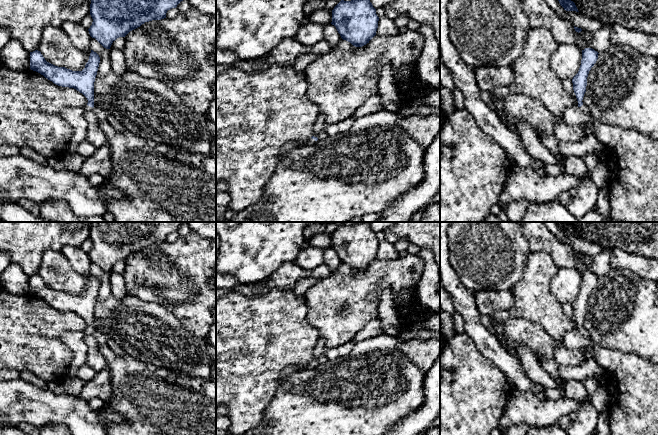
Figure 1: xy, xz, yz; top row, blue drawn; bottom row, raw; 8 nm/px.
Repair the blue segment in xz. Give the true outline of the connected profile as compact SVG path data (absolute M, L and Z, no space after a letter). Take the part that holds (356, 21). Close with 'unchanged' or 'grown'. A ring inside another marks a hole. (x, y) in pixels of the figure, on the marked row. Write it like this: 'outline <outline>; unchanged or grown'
outline M341 0L332 10L332 22L343 40L362 47L376 35L379 17L370 0Z; unchanged

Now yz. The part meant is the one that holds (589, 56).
outline M592 48L582 50L582 60L578 73L573 77L573 90L578 101L578 107L585 113L589 113L588 108L583 104L582 100L586 92L587 77L589 71L598 59L598 52Z; grown

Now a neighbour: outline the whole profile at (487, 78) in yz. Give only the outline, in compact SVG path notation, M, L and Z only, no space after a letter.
M511 66L479 67L475 68L475 79L481 91L492 90L511 85L514 80L514 72Z

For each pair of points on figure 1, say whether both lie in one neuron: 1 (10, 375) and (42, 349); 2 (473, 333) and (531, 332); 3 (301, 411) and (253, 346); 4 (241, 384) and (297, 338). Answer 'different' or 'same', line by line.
1: different
2: different
3: different
4: same

